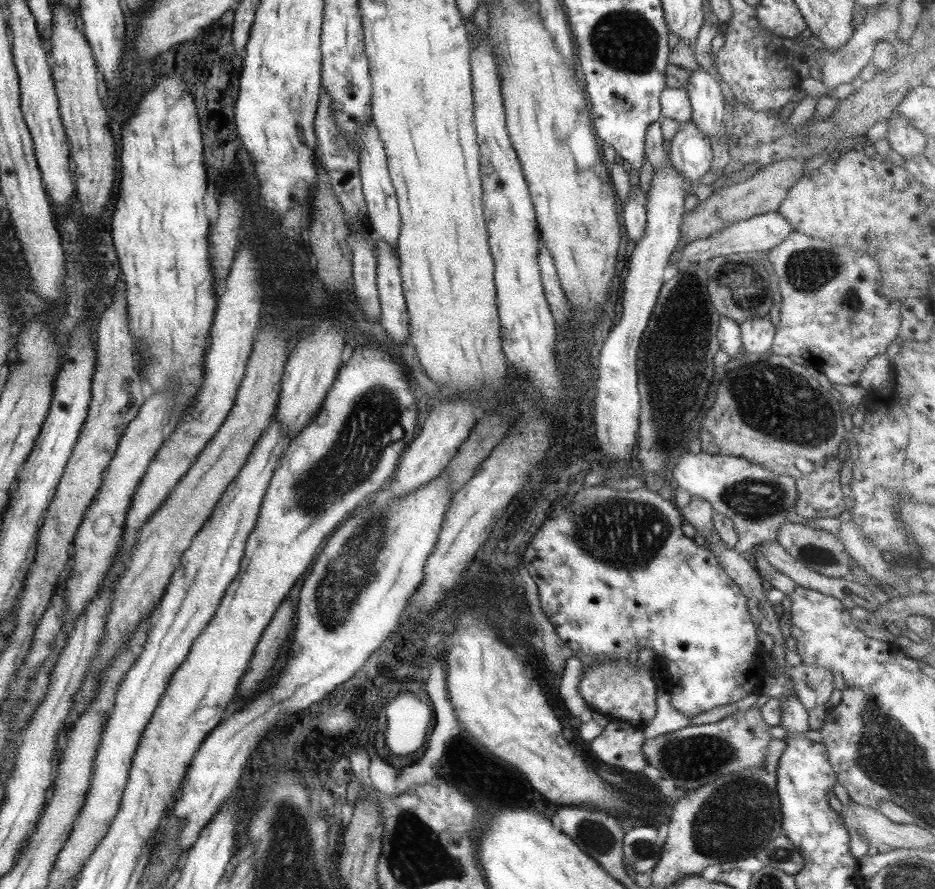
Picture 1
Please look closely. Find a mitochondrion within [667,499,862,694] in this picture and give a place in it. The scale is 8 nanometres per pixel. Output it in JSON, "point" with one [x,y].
{"point":[818,555]}

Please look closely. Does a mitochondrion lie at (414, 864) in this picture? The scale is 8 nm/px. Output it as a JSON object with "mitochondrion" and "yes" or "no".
{"mitochondrion":"yes"}

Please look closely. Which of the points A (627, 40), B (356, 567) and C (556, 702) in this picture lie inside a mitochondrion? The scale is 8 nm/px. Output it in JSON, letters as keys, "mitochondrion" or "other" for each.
{"A":"mitochondrion","B":"mitochondrion","C":"other"}

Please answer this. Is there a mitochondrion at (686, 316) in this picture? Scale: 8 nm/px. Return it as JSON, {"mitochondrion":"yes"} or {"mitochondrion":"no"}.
{"mitochondrion":"yes"}

